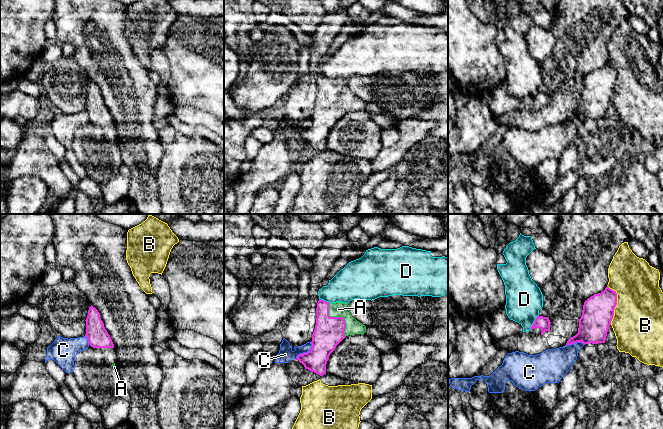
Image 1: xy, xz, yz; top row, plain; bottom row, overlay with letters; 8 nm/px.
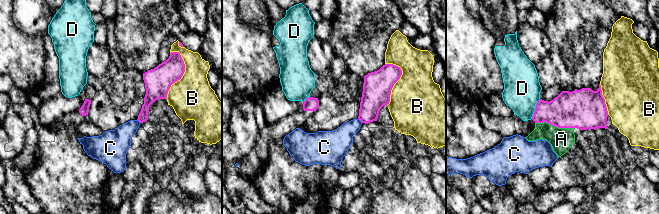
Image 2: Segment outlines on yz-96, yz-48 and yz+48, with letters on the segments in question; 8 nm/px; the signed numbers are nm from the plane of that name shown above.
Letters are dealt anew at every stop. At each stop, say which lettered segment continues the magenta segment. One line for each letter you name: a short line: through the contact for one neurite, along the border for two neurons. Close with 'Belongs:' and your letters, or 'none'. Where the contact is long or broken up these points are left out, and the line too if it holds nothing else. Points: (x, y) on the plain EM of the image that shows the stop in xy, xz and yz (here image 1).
A: line xz (329, 107), (339, 93), (338, 85)
Belongs: A

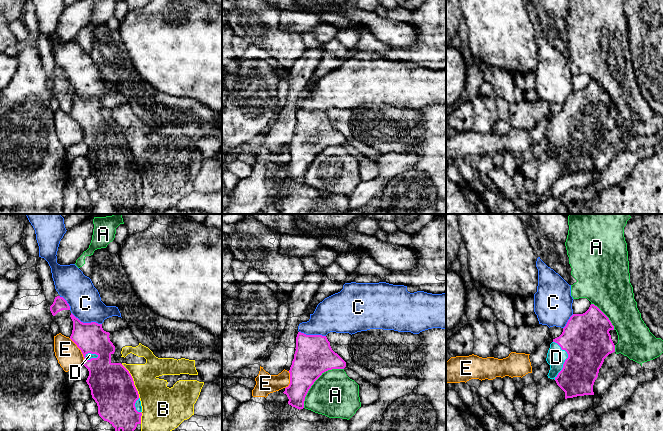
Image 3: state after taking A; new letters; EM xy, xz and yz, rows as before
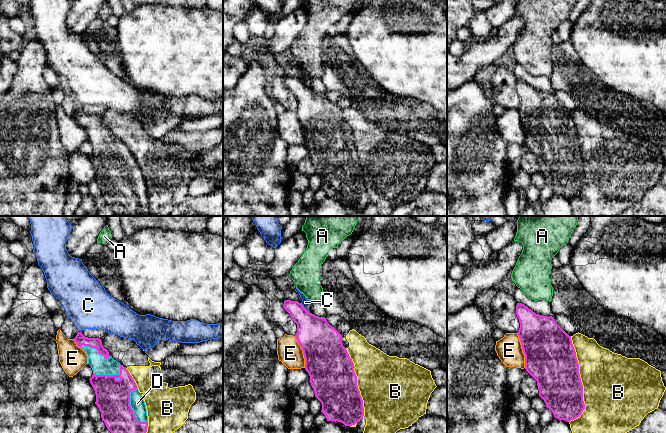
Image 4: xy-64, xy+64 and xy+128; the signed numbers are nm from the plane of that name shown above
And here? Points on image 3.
Belongs: D

